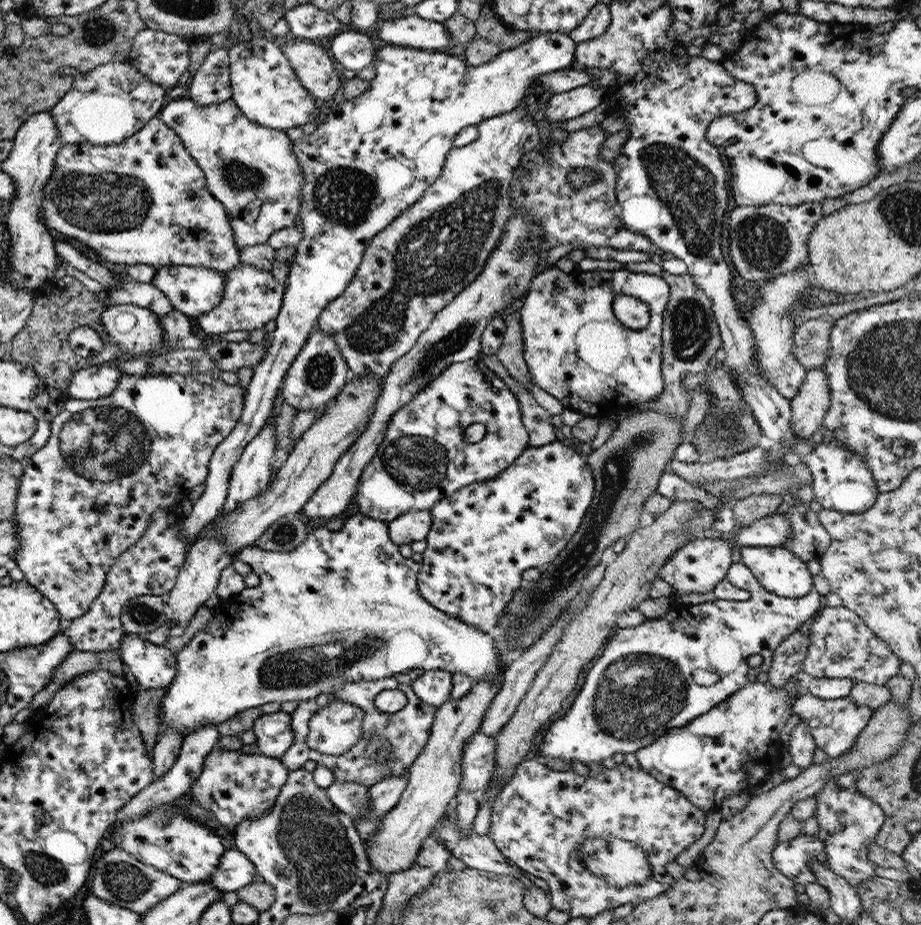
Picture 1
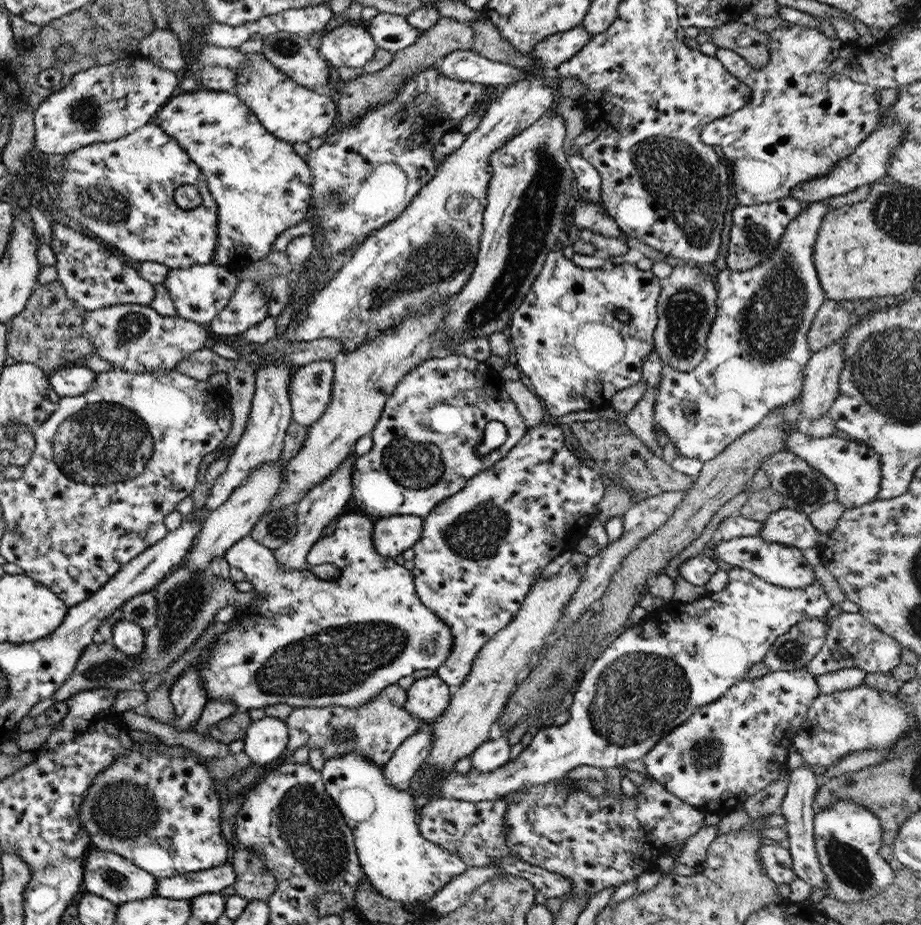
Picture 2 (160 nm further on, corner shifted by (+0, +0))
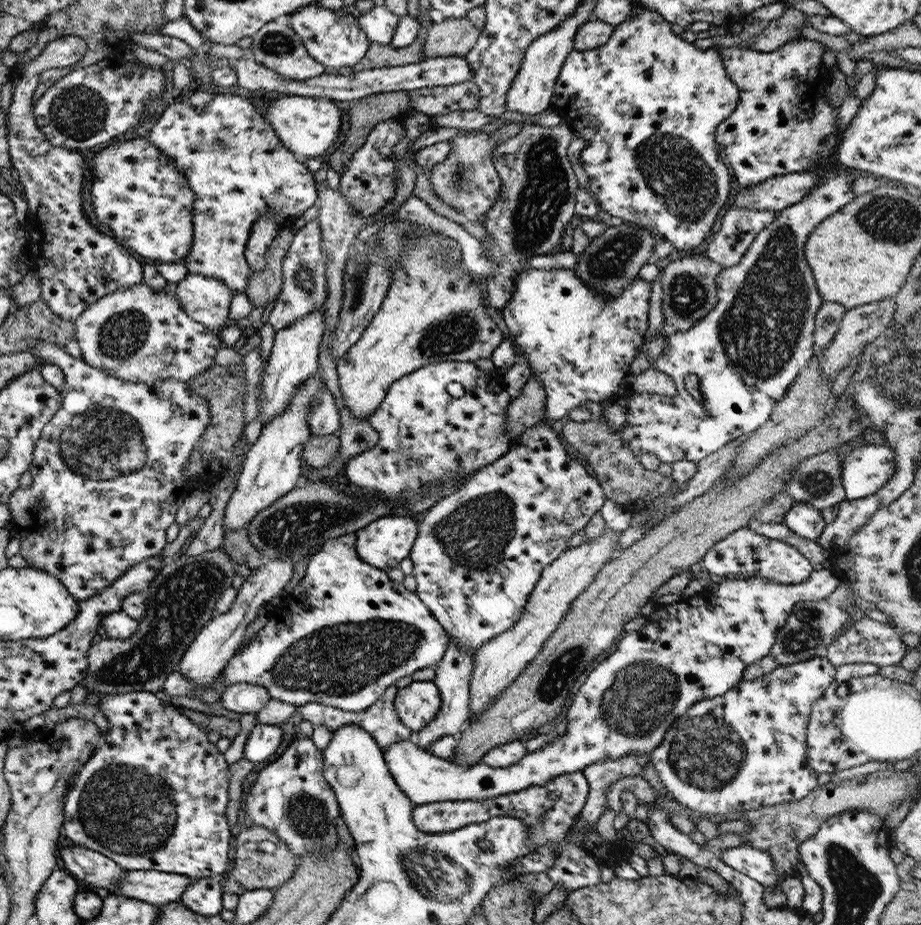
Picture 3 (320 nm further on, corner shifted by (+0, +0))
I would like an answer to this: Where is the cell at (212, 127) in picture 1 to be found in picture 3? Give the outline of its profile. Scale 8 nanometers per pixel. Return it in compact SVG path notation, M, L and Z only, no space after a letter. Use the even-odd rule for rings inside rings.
M217 93L200 108L192 108L186 102L166 104L145 132L148 141L180 170L188 189L194 194L190 206L193 235L184 260L185 268L193 274L208 275L209 278L220 280L234 293L244 292L250 269L243 251L247 237L251 234L251 226L263 213L274 216L278 229L291 225L301 212L317 202L313 172L282 145L268 121L242 95Z

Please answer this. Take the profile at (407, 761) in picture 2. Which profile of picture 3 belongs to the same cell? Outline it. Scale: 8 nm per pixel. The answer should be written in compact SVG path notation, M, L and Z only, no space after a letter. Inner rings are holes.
M449 639L446 644L443 656L440 658L438 663L432 666L434 670L433 682L437 687L440 694L441 706L439 706L439 711L437 715L426 724L421 730L418 730L413 734L411 738L415 742L416 747L421 750L426 751L430 747L430 742L435 742L443 735L458 735L461 731L465 722L467 722L467 717L469 717L469 710L467 710L470 678L472 673L472 668L474 668L474 652L462 651L455 641Z

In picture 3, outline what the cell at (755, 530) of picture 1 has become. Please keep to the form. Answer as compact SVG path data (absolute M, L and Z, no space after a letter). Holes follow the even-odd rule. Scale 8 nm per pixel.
M796 502L792 508L786 512L781 524L785 525L797 536L812 540L816 543L825 525L819 512L819 510L813 510L809 504Z

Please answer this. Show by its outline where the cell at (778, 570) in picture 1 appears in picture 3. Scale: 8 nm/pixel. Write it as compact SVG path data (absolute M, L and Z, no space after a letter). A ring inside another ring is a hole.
M746 526L730 532L727 537L708 548L701 562L707 577L718 580L731 574L741 576L741 579L759 577L781 585L795 585L807 581L813 571L809 561L793 546L758 535Z

